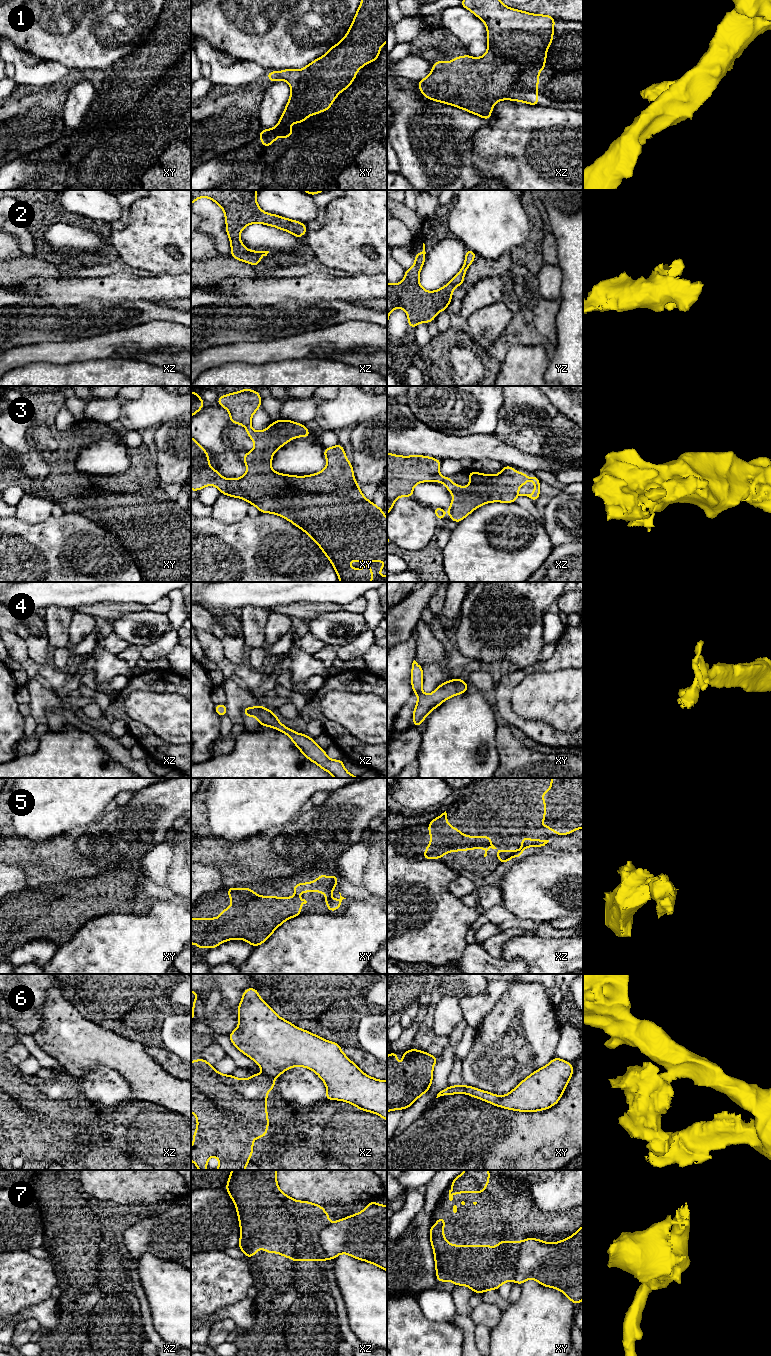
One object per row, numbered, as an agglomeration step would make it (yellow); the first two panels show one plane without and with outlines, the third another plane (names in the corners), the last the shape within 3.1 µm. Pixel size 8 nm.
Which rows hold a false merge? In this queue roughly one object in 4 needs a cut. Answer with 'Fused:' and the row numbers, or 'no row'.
Fused: 1, 6, 7

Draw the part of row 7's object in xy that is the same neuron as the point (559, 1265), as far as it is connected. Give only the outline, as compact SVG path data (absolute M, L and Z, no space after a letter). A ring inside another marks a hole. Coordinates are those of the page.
M583 1225L572 1236L555 1243L525 1239L514 1281L522 1285L530 1278L560 1290L578 1306L583 1300Z

